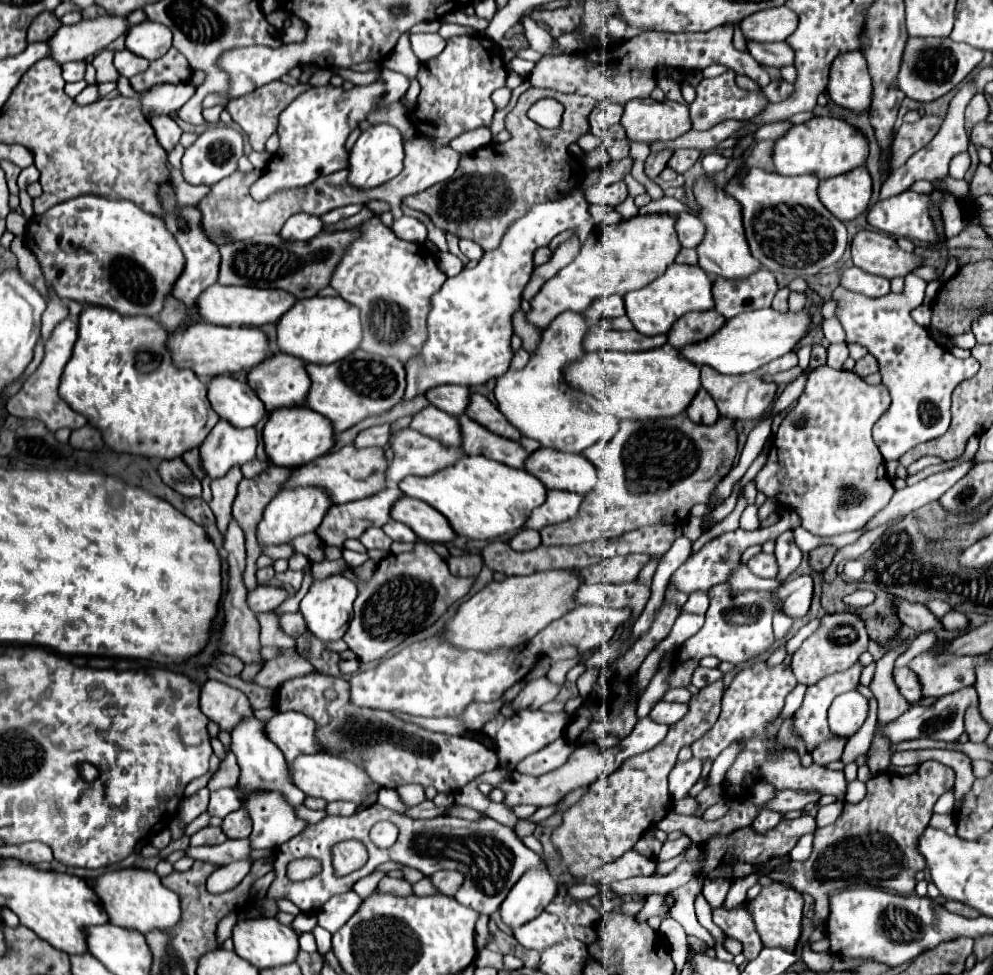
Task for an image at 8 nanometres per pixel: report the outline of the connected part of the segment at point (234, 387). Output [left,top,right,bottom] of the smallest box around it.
[208,375,266,427]

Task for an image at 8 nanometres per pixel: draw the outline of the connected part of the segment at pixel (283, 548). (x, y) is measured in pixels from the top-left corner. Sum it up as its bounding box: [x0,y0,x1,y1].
[264,545,294,561]

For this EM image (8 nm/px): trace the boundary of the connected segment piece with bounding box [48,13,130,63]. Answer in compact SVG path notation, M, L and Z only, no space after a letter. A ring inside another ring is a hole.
M108 13L94 19L82 19L76 25L62 25L48 41L52 49L50 57L58 63L84 61L88 55L106 49L128 29L130 25L126 17L116 17Z

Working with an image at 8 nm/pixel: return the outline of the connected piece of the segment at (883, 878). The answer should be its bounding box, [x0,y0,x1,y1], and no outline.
[768,761,954,927]

